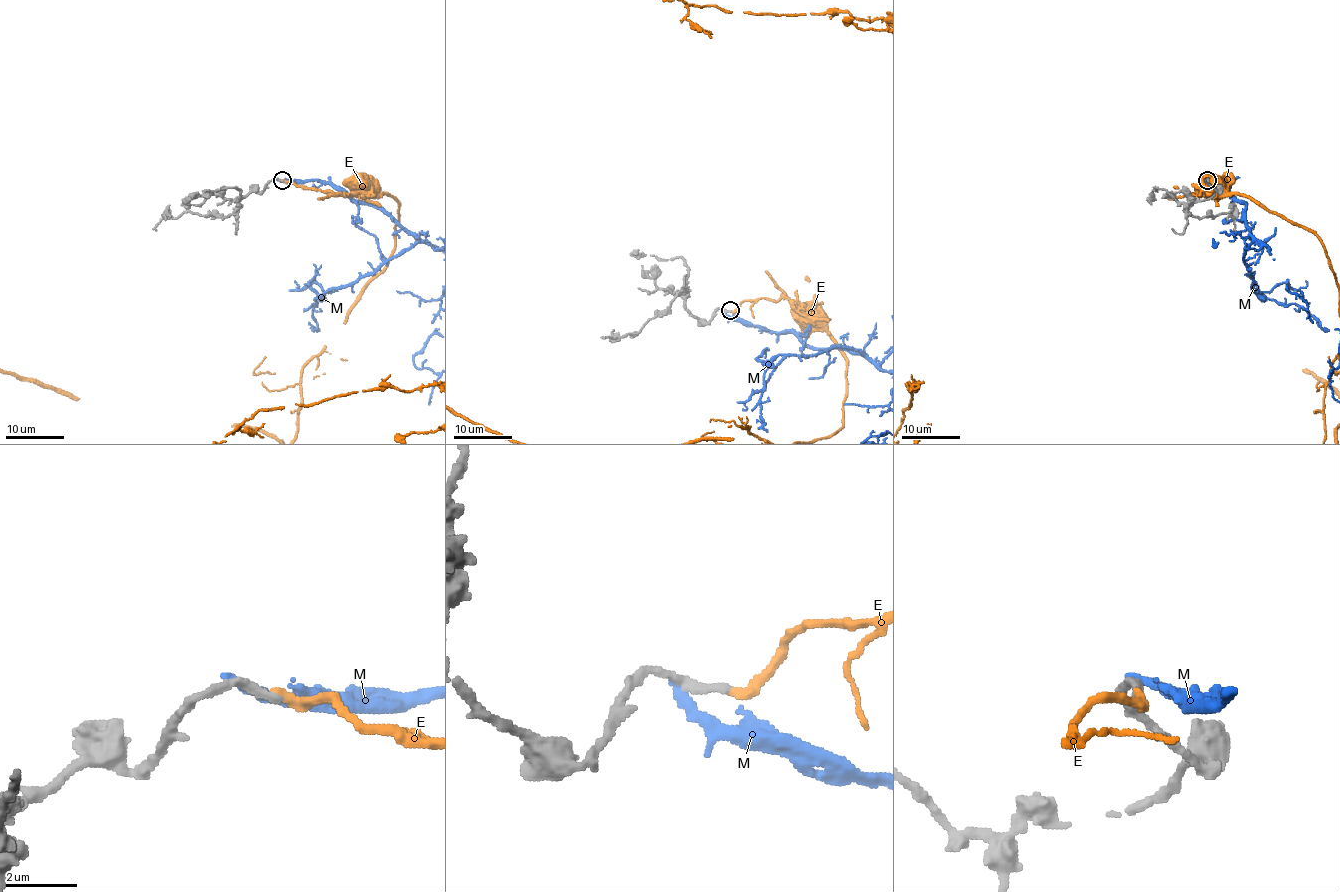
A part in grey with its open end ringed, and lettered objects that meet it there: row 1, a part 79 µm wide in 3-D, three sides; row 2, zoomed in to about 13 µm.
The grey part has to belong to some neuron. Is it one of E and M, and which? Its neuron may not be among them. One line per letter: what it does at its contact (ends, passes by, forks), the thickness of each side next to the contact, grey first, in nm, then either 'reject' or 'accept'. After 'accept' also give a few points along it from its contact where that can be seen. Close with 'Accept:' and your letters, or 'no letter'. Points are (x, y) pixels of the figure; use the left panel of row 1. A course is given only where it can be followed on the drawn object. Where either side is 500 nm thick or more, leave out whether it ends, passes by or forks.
E: it ends; calibres 240 and 300 nm; reject
M: it ends; calibres 240 and 280 nm; reject
Accept: no letter

